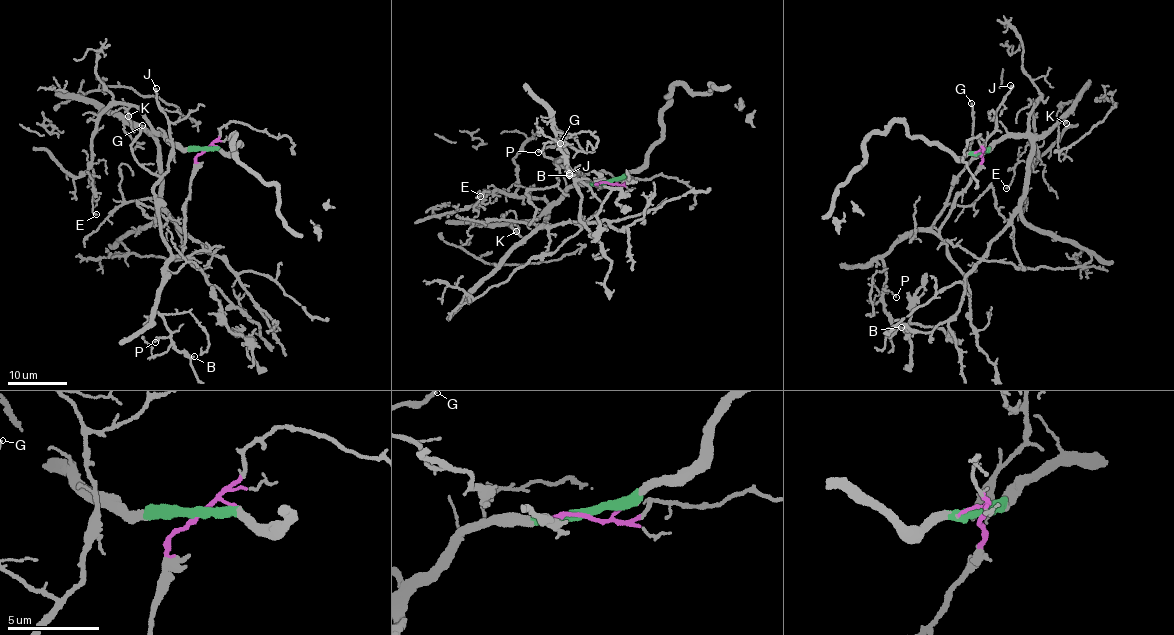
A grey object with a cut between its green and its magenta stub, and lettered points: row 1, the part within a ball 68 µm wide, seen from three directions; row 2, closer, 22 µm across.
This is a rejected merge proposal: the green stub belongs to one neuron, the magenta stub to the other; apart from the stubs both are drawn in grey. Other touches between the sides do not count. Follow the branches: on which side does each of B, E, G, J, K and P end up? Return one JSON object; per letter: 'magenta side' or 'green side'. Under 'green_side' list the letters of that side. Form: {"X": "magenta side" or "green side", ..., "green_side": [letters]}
{"B": "magenta side", "E": "green side", "G": "magenta side", "J": "magenta side", "K": "green side", "P": "magenta side", "green_side": ["E", "K"]}

